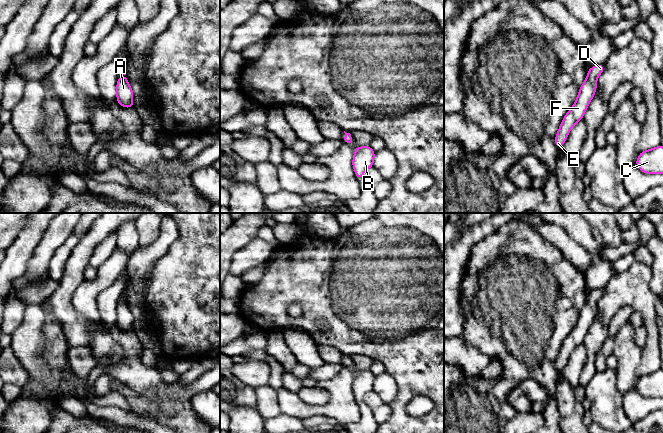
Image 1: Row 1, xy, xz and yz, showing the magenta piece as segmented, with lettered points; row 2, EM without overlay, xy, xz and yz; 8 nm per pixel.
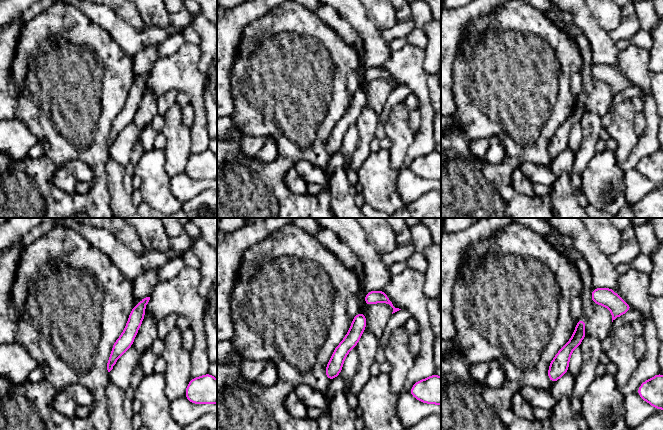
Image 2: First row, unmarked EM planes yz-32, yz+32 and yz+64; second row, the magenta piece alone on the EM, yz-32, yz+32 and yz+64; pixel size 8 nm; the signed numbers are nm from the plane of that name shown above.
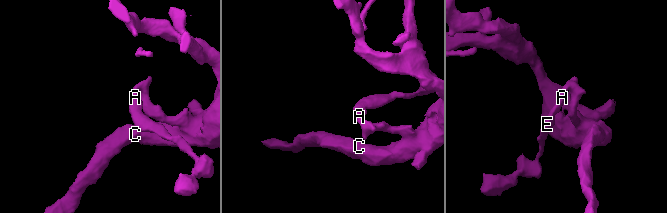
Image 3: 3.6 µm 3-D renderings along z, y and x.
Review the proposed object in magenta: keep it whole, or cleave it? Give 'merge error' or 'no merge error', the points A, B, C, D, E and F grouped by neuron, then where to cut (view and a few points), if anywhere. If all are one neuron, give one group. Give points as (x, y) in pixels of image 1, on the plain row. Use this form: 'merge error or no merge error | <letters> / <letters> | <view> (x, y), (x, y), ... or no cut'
no merge error | A B C D E F | no cut

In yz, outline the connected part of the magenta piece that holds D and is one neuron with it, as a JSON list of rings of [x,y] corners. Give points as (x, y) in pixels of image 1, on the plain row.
[[[601,288],[593,290],[587,295],[588,301],[580,311],[574,329],[564,340],[562,347],[559,351],[558,357],[556,358],[555,370],[558,373],[560,373],[560,371],[565,367],[572,351],[579,344],[583,343],[584,337],[596,316],[596,302],[604,295],[604,293],[604,288]]]

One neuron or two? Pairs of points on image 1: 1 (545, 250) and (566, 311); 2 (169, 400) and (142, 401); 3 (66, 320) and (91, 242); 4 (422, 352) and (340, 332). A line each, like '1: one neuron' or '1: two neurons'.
1: one neuron
2: one neuron
3: one neuron
4: one neuron

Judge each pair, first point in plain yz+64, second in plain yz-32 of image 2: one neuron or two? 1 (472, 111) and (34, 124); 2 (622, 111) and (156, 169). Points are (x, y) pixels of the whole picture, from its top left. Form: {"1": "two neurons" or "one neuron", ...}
{"1": "one neuron", "2": "two neurons"}

